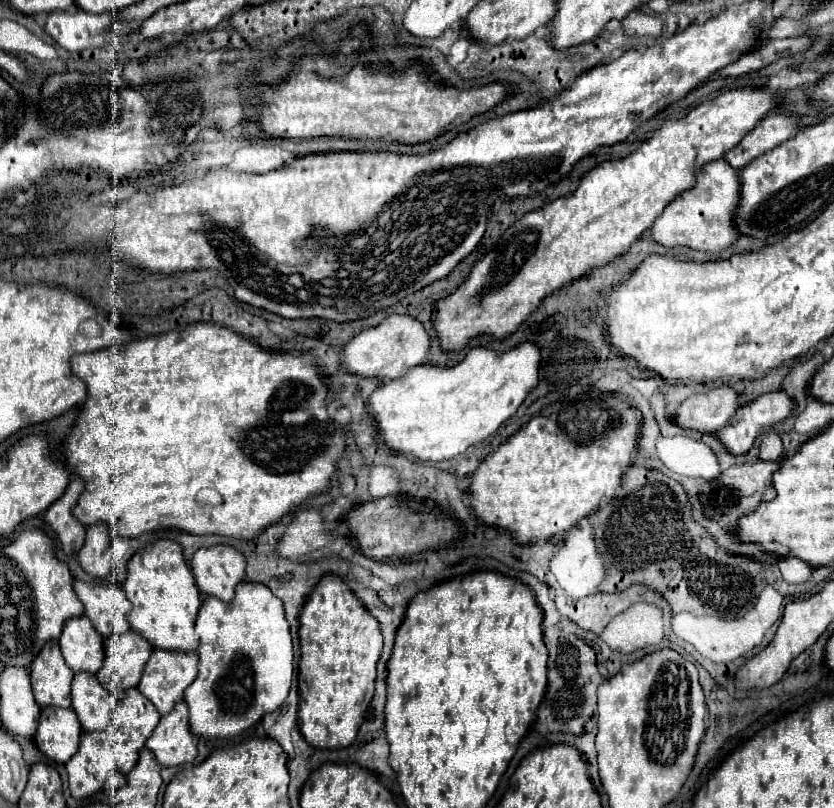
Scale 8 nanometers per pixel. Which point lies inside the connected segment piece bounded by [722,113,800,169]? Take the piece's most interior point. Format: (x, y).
(769, 133)

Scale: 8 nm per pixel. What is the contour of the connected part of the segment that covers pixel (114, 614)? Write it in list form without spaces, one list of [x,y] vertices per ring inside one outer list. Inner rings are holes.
[[[76,581],[74,593],[84,605],[84,615],[104,639],[130,631],[126,615],[132,605],[118,585]]]

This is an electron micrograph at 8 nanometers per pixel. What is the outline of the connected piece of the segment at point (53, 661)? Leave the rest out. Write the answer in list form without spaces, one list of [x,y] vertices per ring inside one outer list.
[[[50,641],[30,665],[32,689],[40,707],[70,707],[70,683],[74,673],[66,665],[58,643]]]

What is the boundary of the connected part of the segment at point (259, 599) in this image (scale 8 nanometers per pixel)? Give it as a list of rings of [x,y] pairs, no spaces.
[[[242,583],[238,585],[236,597],[230,601],[230,605],[222,605],[222,601],[206,597],[198,611],[196,627],[200,633],[200,669],[184,695],[184,701],[190,709],[190,731],[204,739],[234,739],[258,723],[266,713],[278,711],[288,697],[294,671],[294,653],[282,601],[278,601],[278,597],[274,597],[266,585]]]

